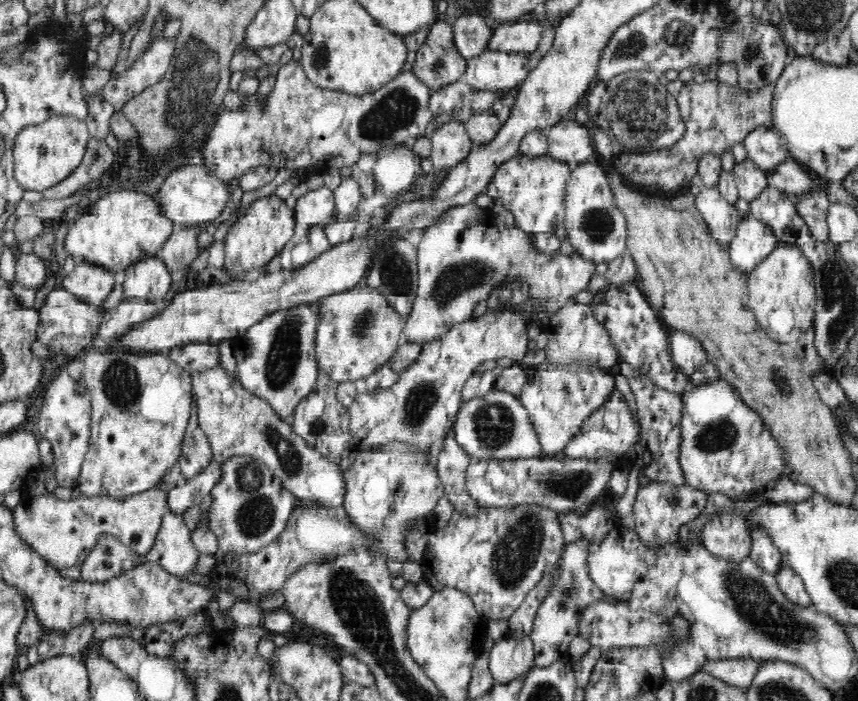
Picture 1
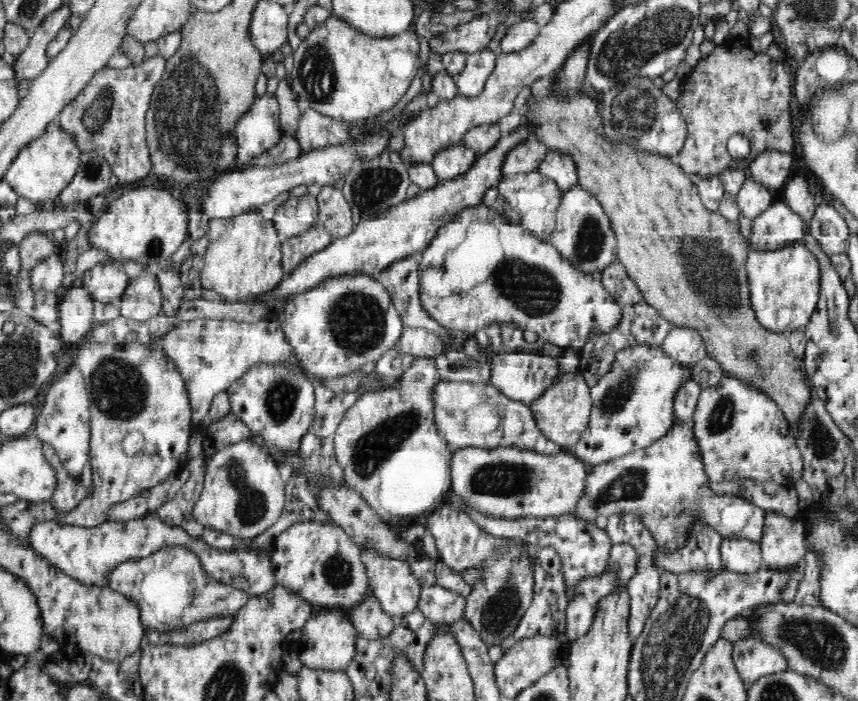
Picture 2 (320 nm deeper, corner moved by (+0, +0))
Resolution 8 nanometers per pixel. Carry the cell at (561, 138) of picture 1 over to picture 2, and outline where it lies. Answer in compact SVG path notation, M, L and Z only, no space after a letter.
M549 149L537 172L554 180L562 196L579 184L576 162L568 152Z

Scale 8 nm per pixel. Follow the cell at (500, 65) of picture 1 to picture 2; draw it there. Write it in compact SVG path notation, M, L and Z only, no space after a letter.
M481 50L467 56L466 66L456 78L458 94L473 97L482 92L488 77L496 68L496 52Z

